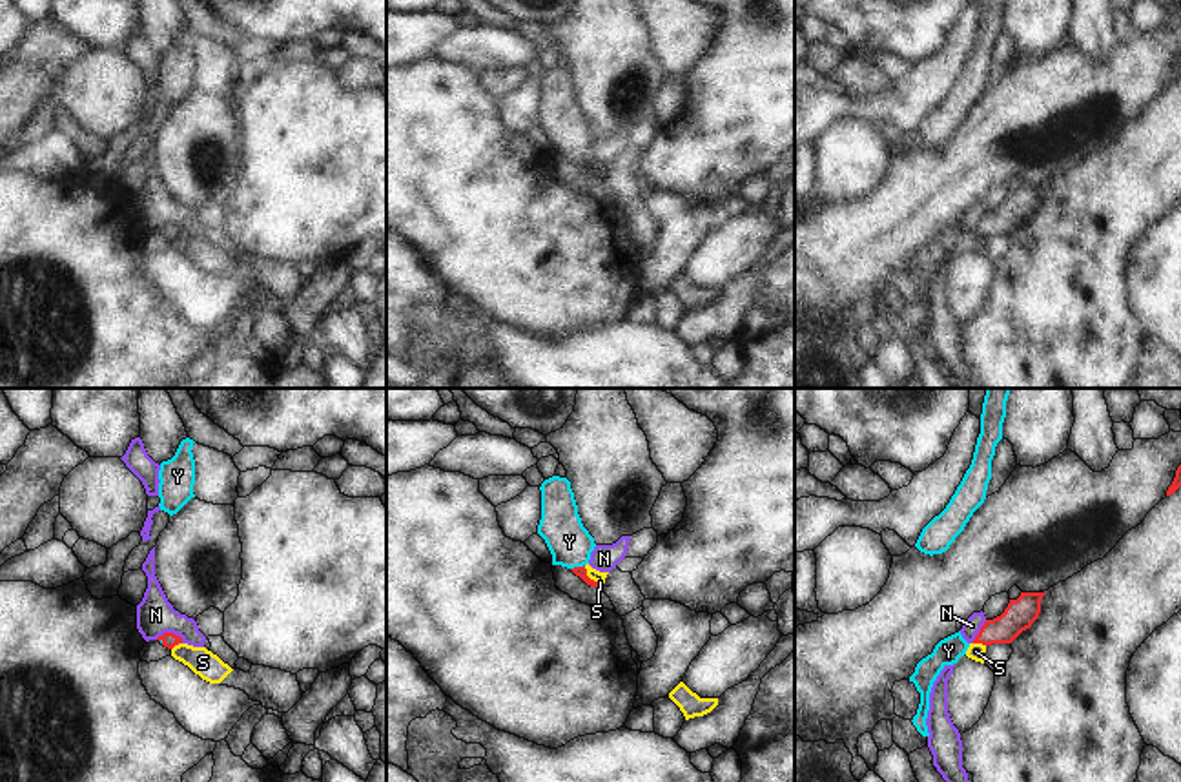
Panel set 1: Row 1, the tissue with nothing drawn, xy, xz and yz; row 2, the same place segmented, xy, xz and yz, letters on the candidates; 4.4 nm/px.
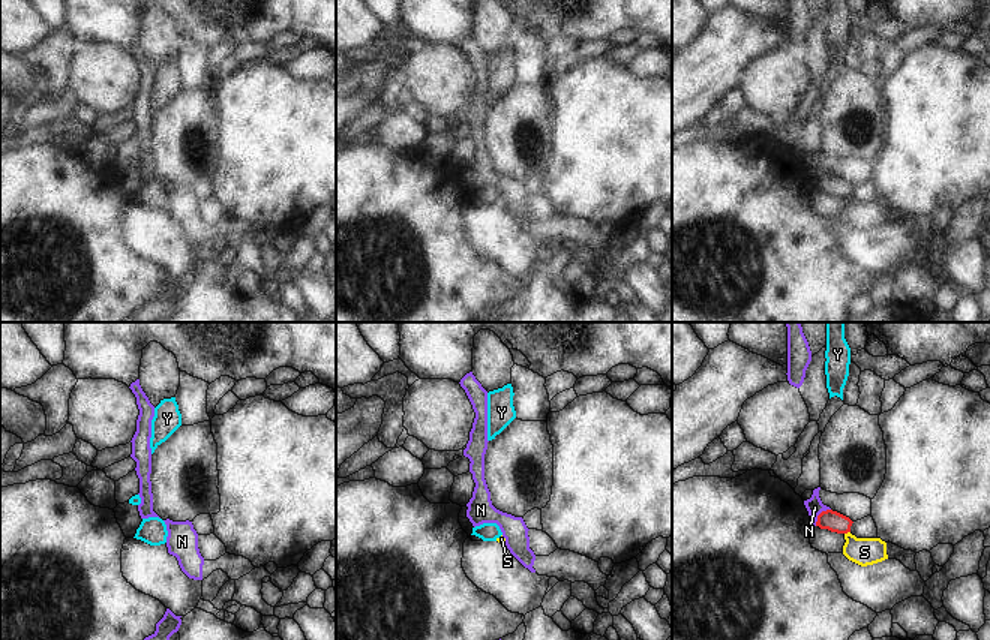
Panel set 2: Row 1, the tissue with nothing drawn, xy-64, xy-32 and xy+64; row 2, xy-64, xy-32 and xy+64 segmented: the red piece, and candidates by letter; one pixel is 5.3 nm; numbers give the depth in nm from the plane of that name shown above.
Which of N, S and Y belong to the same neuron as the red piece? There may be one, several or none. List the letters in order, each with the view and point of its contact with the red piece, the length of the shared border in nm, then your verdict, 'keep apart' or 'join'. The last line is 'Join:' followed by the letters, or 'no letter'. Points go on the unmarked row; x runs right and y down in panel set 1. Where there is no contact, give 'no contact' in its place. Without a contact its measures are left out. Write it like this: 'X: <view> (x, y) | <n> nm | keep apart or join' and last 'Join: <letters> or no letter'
N: xy (170, 225) | 130 nm | keep apart
S: xz (587, 168) | 120 nm | keep apart
Y: xz (576, 159) | 70 nm | join
Join: Y

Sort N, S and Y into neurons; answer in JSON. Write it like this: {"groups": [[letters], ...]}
{"groups": [["N"], ["S"], ["Y"]]}

